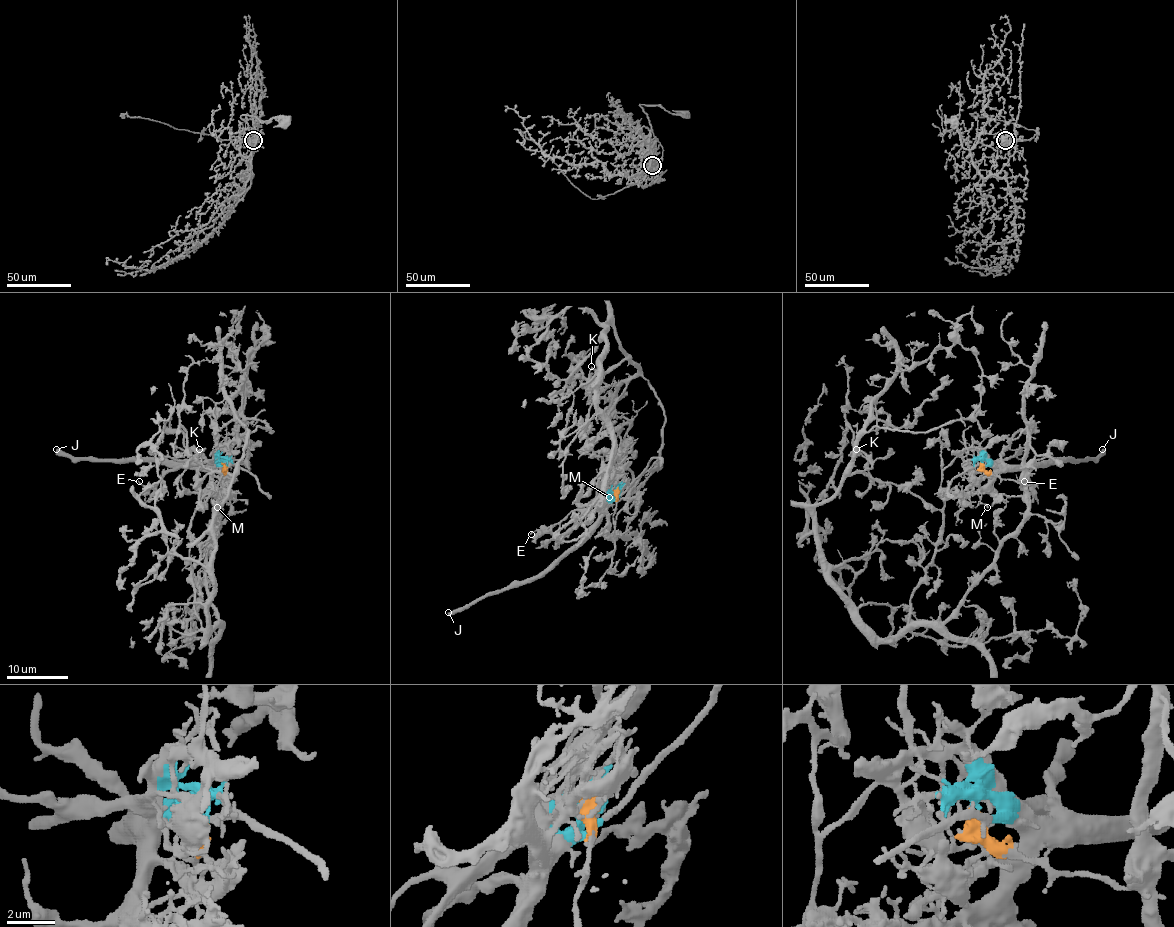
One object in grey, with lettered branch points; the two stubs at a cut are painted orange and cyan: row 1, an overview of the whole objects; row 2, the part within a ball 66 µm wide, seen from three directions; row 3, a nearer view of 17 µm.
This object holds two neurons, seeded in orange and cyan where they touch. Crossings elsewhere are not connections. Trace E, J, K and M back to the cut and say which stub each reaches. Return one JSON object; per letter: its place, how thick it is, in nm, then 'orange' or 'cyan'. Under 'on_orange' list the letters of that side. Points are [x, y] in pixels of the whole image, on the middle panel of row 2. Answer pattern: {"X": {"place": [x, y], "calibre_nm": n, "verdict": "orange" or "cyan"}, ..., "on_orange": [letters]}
{"E": {"place": [531, 534], "calibre_nm": 150, "verdict": "cyan"}, "J": {"place": [448, 612], "calibre_nm": 480, "verdict": "cyan"}, "K": {"place": [591, 366], "calibre_nm": 120, "verdict": "orange"}, "M": {"place": [609, 497], "calibre_nm": 140, "verdict": "cyan"}, "on_orange": ["K"]}

